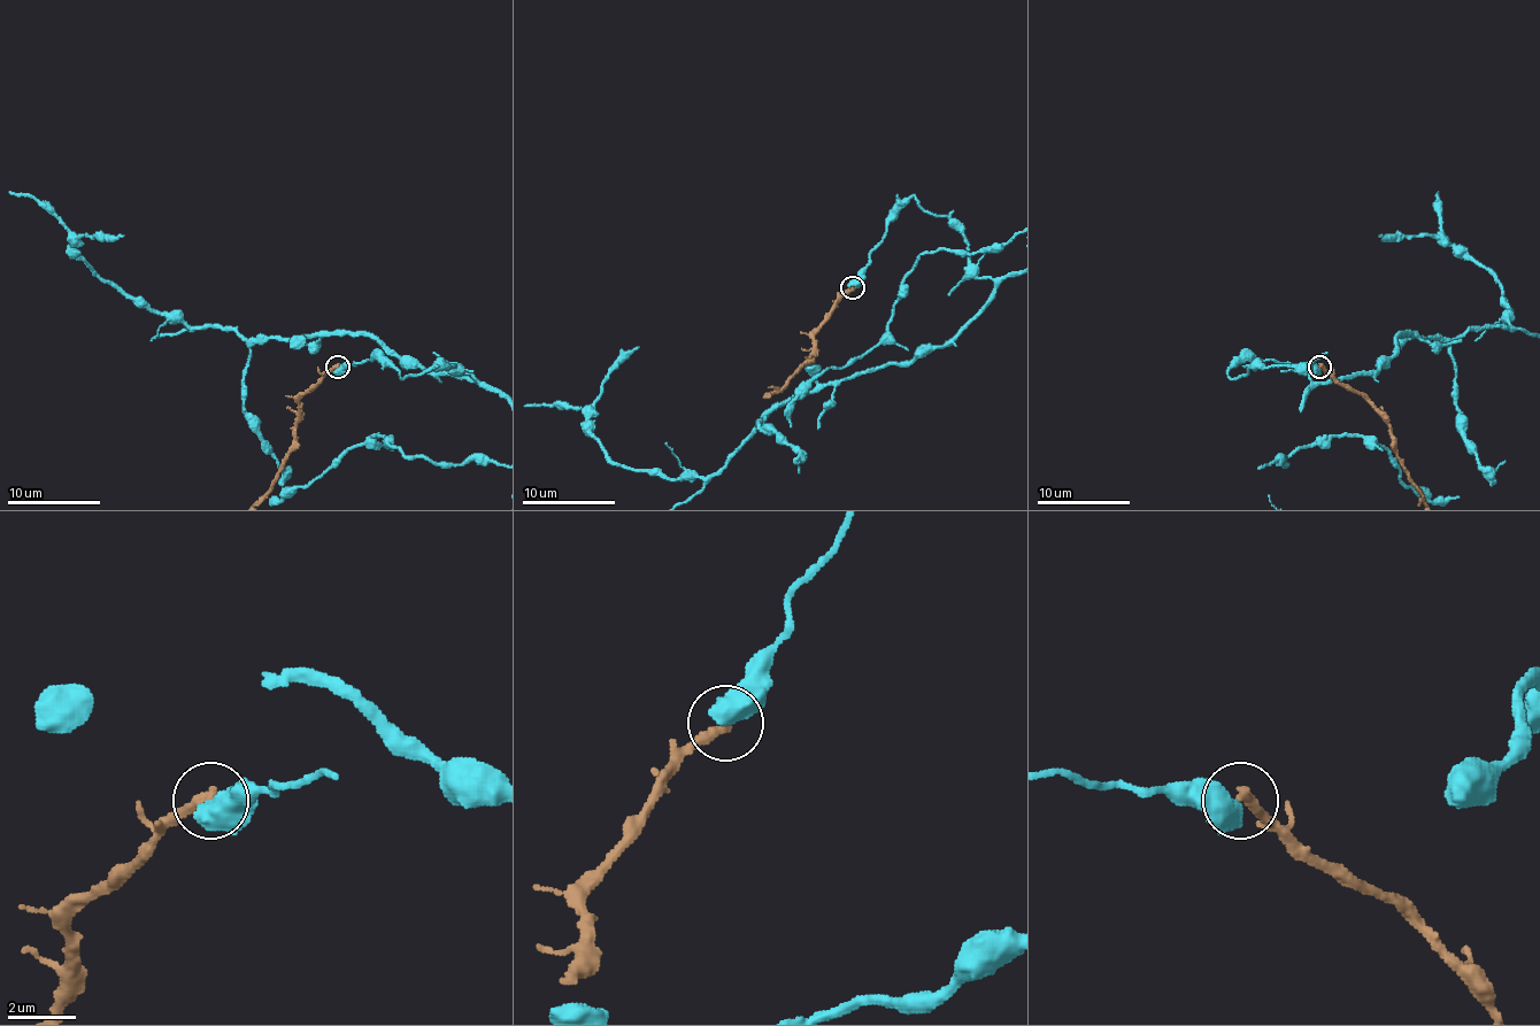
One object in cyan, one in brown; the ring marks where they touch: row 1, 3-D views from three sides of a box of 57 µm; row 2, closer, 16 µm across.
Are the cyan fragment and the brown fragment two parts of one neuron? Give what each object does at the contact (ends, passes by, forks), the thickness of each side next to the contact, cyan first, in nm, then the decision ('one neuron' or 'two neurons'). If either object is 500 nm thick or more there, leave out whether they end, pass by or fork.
750/320 nm | two neurons

